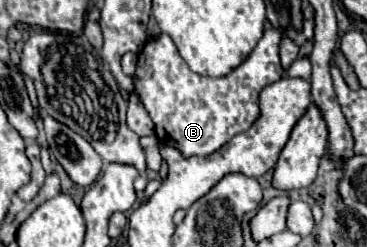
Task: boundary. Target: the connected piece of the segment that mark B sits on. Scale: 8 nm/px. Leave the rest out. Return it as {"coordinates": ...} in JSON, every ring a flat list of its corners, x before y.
{"coordinates":[[270,27,250,57,226,77,202,77,190,71,170,35,150,39,138,55,134,89,156,125,156,137,164,145,178,147,184,155,212,155,234,135,252,127,260,117,260,91,284,75,278,59,280,31]]}

